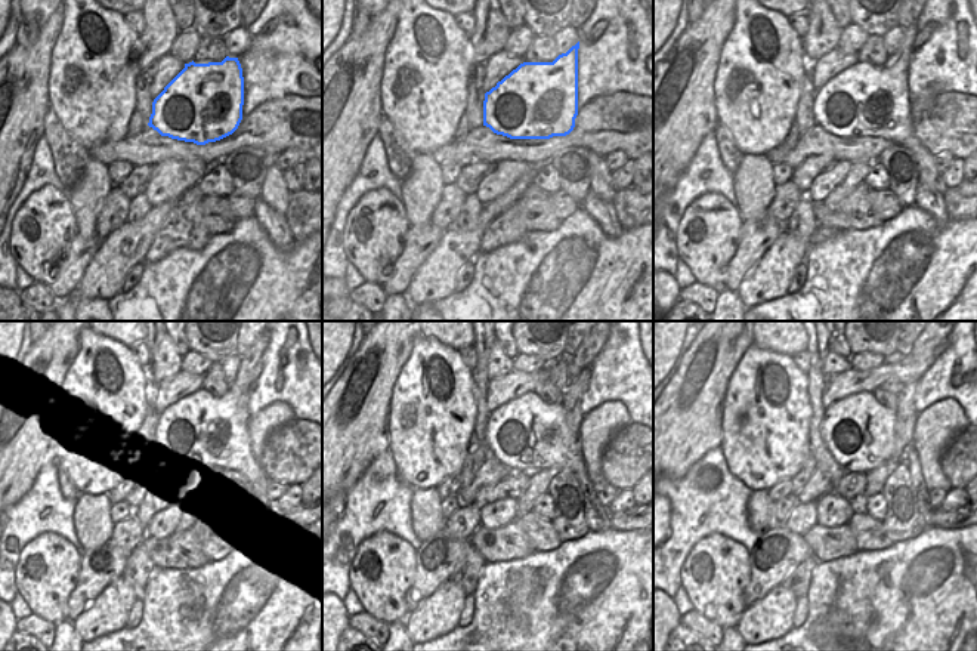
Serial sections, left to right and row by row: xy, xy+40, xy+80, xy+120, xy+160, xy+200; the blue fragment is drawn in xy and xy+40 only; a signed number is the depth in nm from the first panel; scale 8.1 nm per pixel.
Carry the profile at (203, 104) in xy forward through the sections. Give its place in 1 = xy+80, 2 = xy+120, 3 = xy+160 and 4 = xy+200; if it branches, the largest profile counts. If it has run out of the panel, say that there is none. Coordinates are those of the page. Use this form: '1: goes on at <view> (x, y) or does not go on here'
1: goes on at xy+80 (865, 101)
2: goes on at xy+120 (200, 432)
3: goes on at xy+160 (525, 434)
4: goes on at xy+200 (859, 432)

